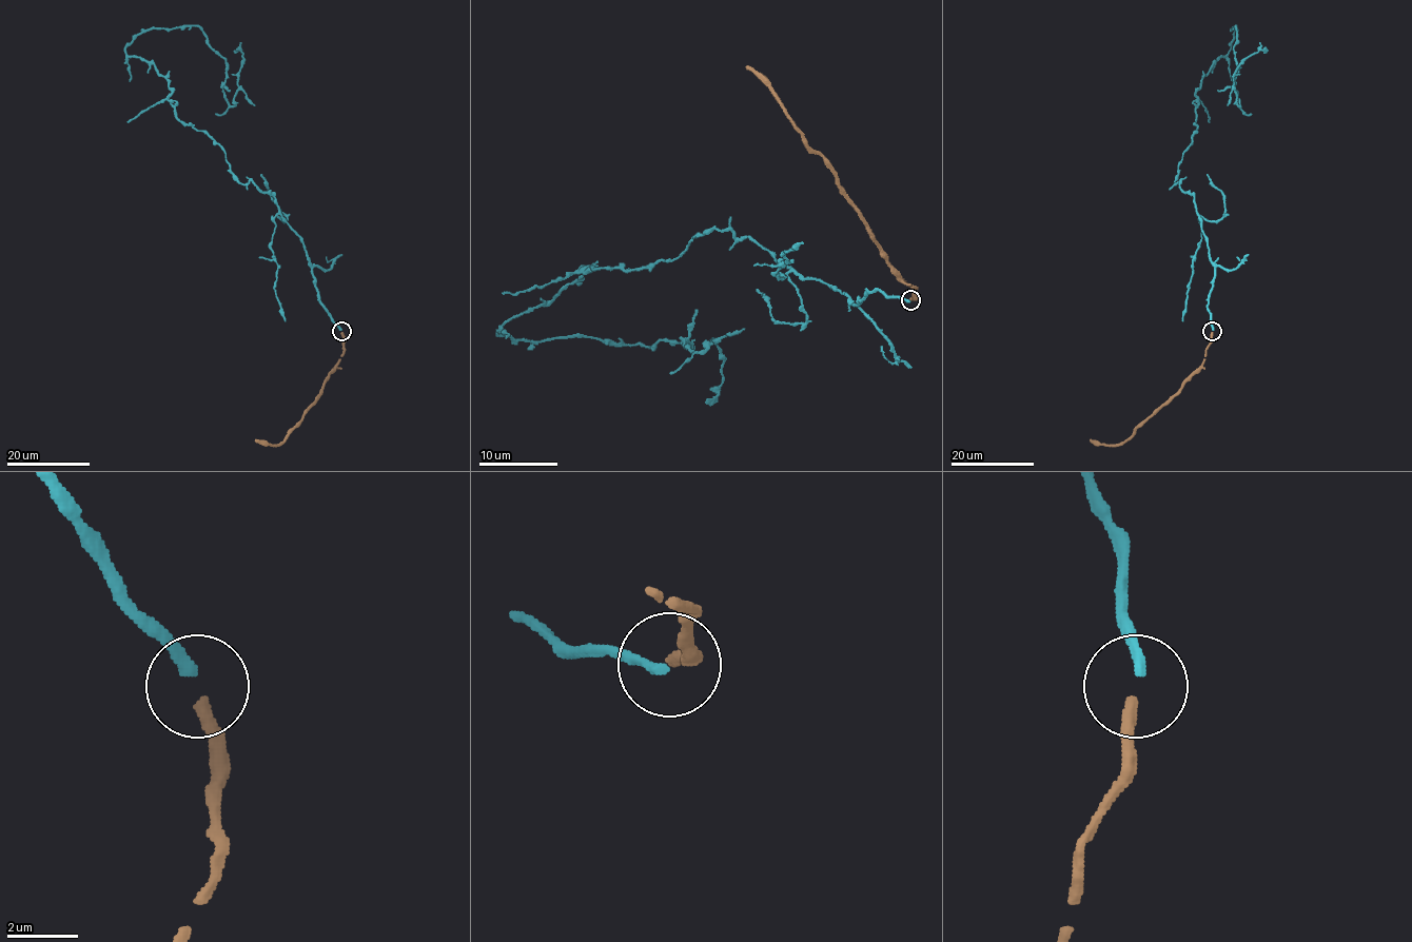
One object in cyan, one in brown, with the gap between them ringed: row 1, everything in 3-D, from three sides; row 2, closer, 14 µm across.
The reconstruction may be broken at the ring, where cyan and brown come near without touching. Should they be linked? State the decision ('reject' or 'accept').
accept

